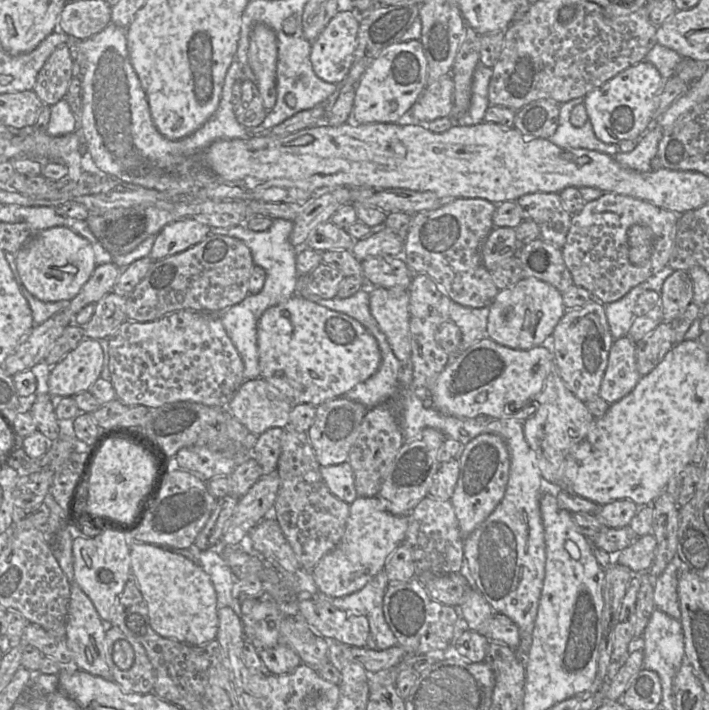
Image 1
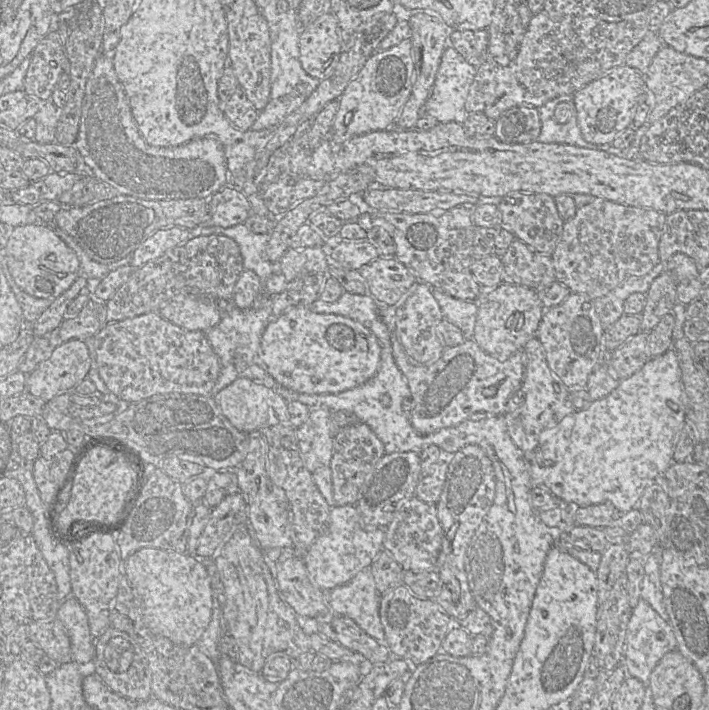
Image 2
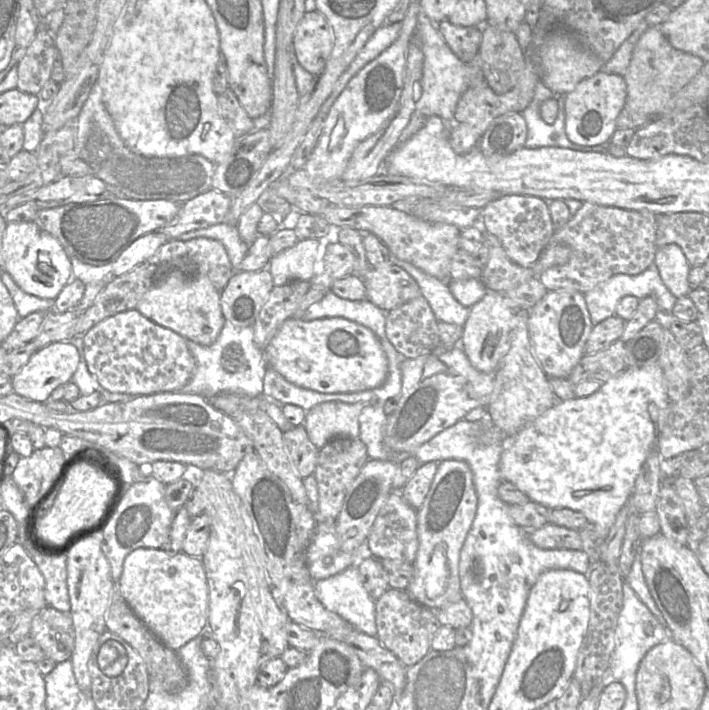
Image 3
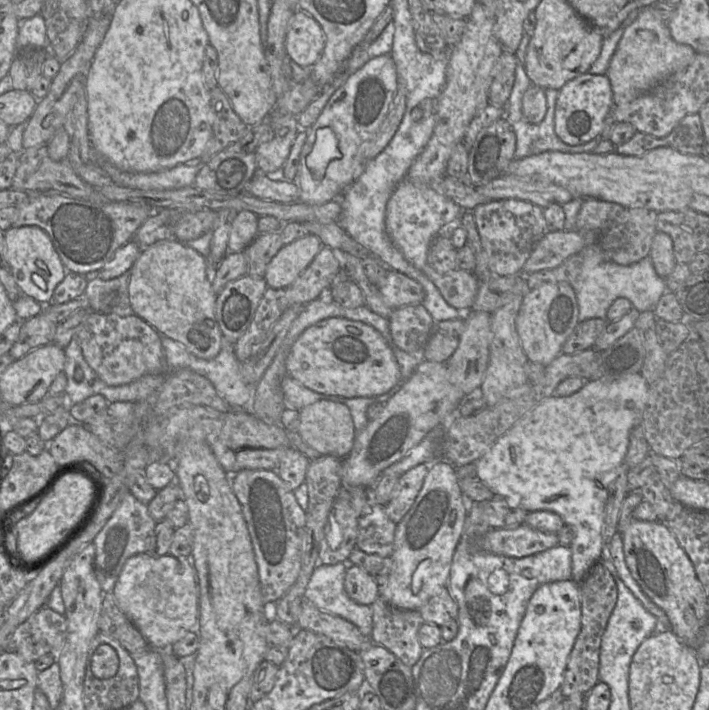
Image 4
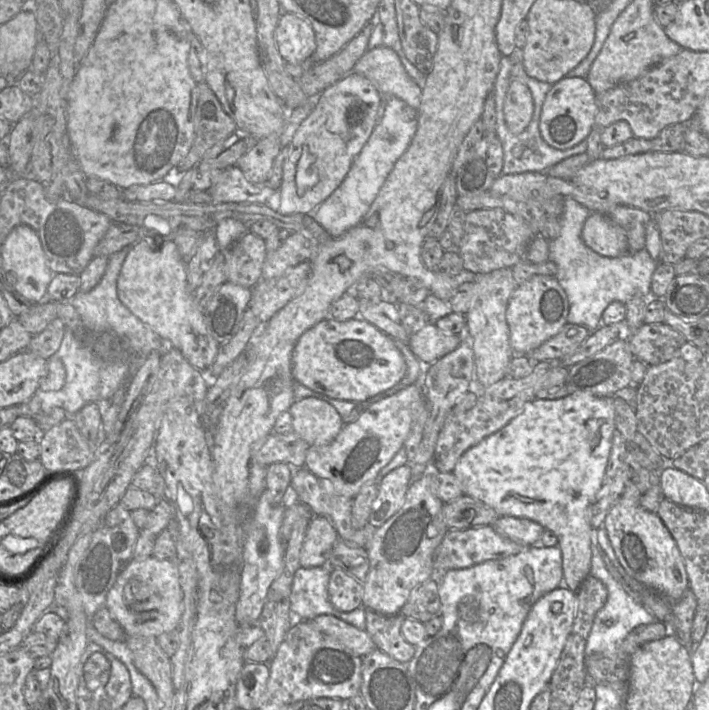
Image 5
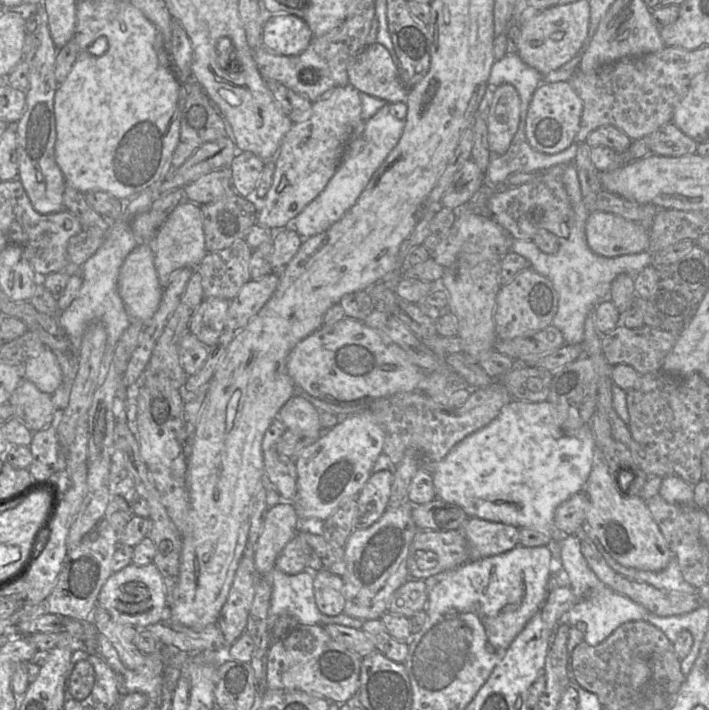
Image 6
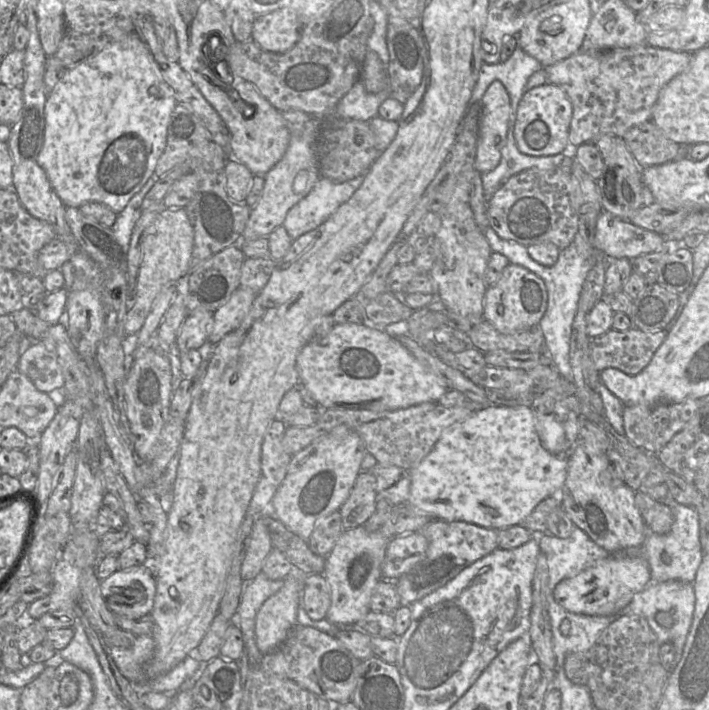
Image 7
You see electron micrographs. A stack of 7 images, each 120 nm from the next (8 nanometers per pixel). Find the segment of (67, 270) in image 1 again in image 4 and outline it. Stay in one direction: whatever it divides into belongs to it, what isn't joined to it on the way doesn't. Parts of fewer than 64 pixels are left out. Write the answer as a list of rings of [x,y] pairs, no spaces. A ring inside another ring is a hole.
[[[33,225],[11,227],[3,233],[5,259],[22,294],[44,306],[51,304],[54,289],[64,279],[67,270],[47,233]]]

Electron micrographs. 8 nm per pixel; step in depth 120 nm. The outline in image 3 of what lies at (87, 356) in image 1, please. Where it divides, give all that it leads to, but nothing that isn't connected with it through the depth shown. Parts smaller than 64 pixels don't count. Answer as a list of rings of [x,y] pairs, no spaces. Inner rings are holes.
[[[59,341],[38,349],[28,363],[11,377],[13,392],[46,403],[58,386],[71,381],[80,361],[78,349],[71,341]]]

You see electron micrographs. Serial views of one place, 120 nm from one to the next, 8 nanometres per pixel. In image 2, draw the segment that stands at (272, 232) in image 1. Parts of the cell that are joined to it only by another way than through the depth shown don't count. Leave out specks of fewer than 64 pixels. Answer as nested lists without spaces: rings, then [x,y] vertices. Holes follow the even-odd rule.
[[[245,223],[227,228],[199,226],[190,231],[192,237],[224,235],[233,239],[240,248],[244,269],[255,272],[263,283],[274,273],[280,273],[277,263],[270,262],[266,255],[266,245],[270,239],[270,233],[255,233]],[[263,289],[253,305],[248,309],[239,309],[232,304],[224,304],[224,313],[220,322],[206,331],[208,341],[218,356],[220,373],[212,389],[212,396],[238,378],[248,378],[258,383],[273,380],[263,365],[261,337],[272,319],[272,297]]]

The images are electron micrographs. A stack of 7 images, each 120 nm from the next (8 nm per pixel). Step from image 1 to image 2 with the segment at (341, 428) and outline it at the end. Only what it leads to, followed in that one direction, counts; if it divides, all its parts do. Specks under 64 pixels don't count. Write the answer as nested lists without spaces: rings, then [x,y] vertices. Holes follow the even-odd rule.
[[[311,409],[307,420],[296,428],[299,450],[308,471],[329,466],[336,429],[329,409]]]

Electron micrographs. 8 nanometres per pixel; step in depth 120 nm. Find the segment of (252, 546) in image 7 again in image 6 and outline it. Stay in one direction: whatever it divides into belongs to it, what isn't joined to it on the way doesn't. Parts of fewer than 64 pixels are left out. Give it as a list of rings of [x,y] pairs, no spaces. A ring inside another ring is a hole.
[[[291,502],[278,503],[268,510],[253,556],[255,567],[262,576],[273,570],[277,556],[294,538],[298,520]]]

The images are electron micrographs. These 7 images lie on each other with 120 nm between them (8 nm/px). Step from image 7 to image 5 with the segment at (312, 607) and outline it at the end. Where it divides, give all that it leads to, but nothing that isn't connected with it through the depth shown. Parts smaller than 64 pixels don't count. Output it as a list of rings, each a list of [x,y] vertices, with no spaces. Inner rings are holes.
[[[332,569],[328,594],[332,605],[339,611],[348,612],[362,607],[363,583],[341,569]]]

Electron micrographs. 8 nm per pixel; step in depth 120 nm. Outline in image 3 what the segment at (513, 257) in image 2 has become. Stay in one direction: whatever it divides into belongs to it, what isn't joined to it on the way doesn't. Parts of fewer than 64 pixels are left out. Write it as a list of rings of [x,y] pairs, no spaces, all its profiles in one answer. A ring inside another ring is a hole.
[[[481,216],[472,227],[482,231],[489,250],[489,259],[480,277],[488,291],[504,292],[537,277],[531,267],[520,266],[508,257],[500,240],[484,227]]]

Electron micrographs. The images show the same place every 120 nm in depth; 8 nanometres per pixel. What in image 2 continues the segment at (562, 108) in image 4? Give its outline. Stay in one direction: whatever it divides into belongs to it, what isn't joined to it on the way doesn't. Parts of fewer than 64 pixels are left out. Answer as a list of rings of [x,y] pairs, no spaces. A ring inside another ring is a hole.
[[[620,65],[590,82],[576,93],[574,105],[583,138],[590,143],[611,143],[616,135],[629,127],[640,101],[645,101],[645,75],[628,65]]]

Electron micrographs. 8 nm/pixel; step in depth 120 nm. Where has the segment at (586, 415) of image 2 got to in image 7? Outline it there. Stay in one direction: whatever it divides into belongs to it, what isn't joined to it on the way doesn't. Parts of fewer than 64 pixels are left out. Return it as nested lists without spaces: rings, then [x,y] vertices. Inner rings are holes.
[[[483,406],[473,415],[463,421],[457,422],[446,428],[431,452],[415,467],[409,470],[411,476],[410,496],[407,501],[412,507],[428,514],[432,519],[446,521],[465,521],[490,529],[502,529],[520,525],[534,508],[545,498],[557,495],[562,489],[567,475],[567,460],[565,455],[554,455],[547,451],[541,444],[534,424],[534,415],[529,406]]]

